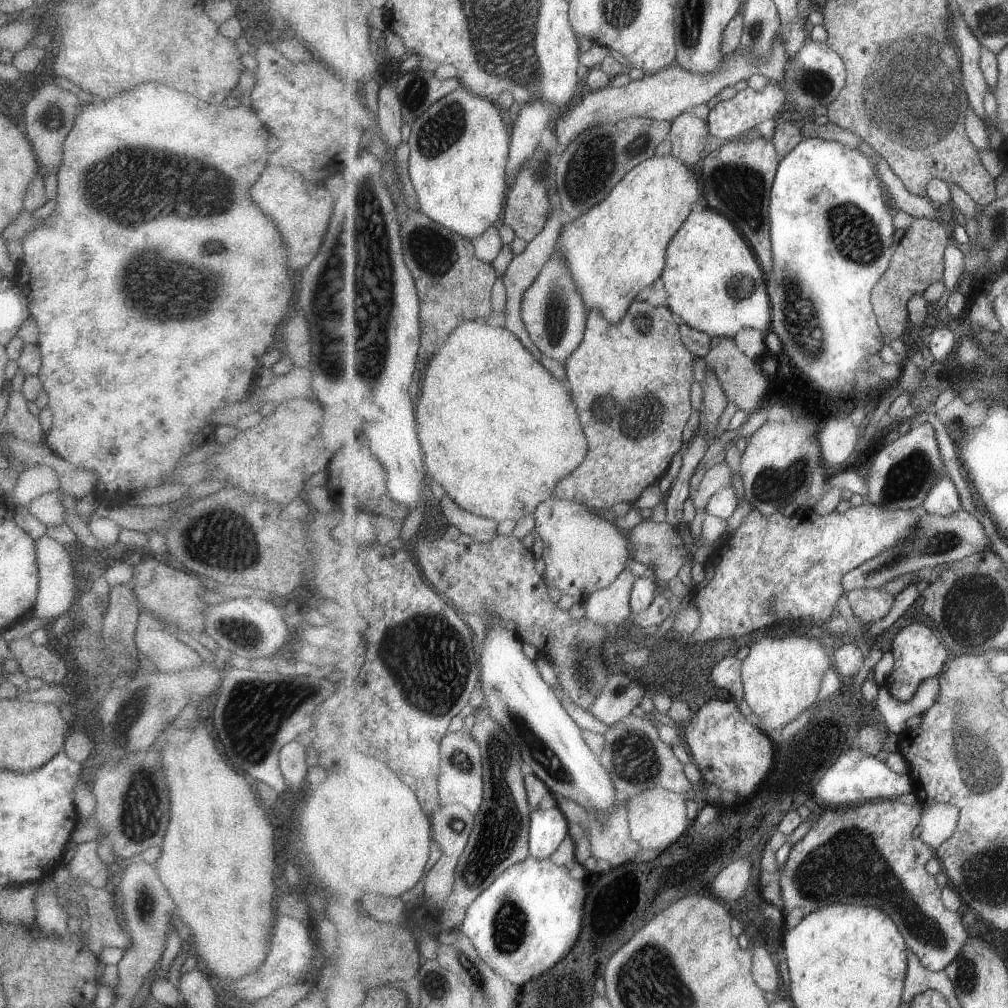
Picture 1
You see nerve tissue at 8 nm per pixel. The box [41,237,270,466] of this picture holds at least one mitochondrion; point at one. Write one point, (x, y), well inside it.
(155, 286)

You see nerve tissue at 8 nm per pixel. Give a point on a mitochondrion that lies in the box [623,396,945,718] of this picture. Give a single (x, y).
(911, 475)

